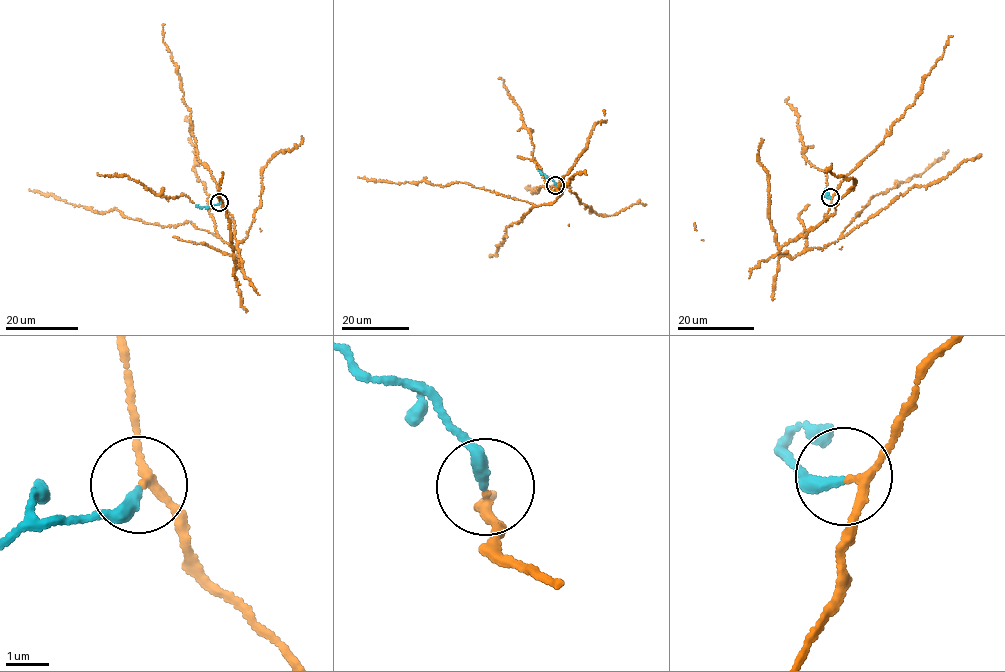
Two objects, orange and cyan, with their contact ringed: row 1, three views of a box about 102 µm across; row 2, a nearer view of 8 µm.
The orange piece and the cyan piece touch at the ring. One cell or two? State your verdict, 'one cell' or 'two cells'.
one cell

